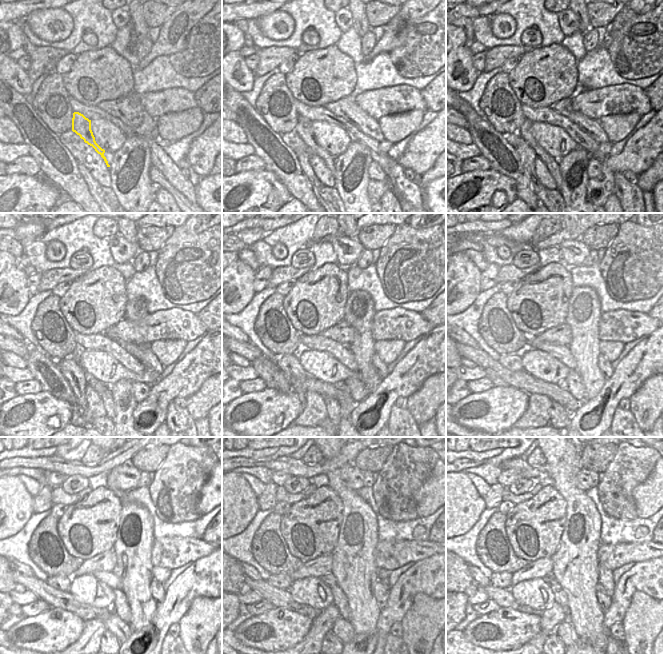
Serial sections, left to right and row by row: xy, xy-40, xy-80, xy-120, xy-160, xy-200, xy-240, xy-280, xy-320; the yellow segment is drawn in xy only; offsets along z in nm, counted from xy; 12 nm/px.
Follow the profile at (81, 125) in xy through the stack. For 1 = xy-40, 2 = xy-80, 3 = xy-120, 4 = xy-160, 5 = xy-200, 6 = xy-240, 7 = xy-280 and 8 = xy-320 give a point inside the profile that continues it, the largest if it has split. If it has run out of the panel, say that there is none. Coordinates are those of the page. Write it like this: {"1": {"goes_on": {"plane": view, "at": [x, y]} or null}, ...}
{"1": {"goes_on": {"plane": "xy-40", "at": [304, 129]}}, "2": {"goes_on": {"plane": "xy-80", "at": [525, 131]}}, "3": {"goes_on": {"plane": "xy-120", "at": [104, 390]}}, "4": {"goes_on": {"plane": "xy-160", "at": [333, 408]}}, "5": {"goes_on": {"plane": "xy-200", "at": [558, 416]}}, "6": {"goes_on": {"plane": "xy-240", "at": [108, 640]}}, "7": {"goes_on": {"plane": "xy-280", "at": [330, 640]}}, "8": {"goes_on": {"plane": "xy-320", "at": [553, 640]}}}

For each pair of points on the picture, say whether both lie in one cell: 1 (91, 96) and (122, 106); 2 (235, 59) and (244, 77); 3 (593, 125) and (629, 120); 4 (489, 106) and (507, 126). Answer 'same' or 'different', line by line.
1: different
2: same
3: different
4: same

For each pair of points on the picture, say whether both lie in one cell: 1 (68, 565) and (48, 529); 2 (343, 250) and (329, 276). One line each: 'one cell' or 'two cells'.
1: one cell
2: two cells

